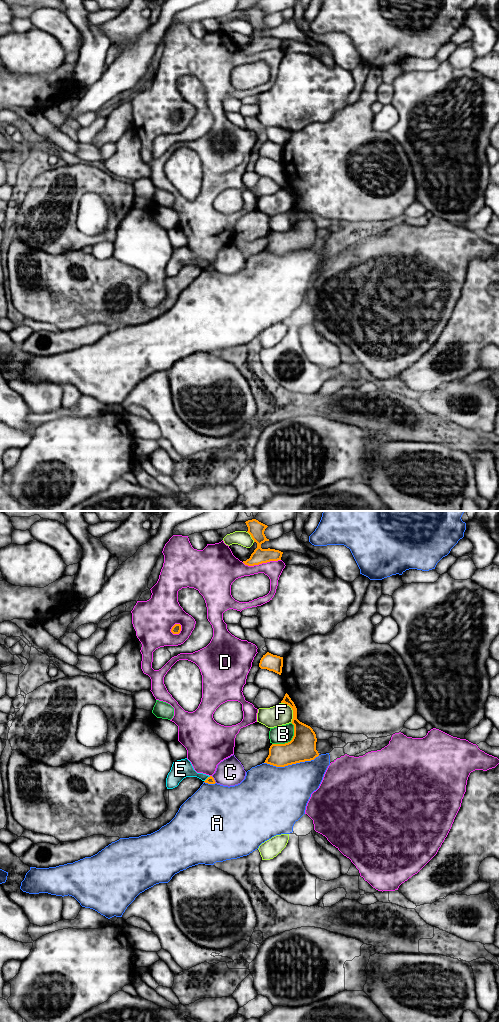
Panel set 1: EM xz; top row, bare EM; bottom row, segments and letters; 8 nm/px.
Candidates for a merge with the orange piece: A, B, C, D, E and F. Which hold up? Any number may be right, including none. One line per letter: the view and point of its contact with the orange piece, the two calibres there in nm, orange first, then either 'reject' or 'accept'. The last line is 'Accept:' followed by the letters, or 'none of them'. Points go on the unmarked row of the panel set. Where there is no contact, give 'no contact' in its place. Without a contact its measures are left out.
A: meets orange in xz at (291, 252); 220 nm thick on the orange side, 440 nm on the other; reject
B: meets orange in xz at (291, 228); 220 nm thick on the orange side, 150 nm on the other; reject
C: meets orange in xz at (213, 267); 60 nm thick on the orange side, 220 nm on the other; reject
D: meets orange in xz at (261, 51); 120 nm thick on the orange side, 190 nm on the other; reject
E: meets orange in xz at (207, 266); 60 nm thick on the orange side, 150 nm on the other; reject
F: meets orange in xz at (292, 197); 180 nm thick on the orange side, 180 nm on the other; reject
Accept: none of them

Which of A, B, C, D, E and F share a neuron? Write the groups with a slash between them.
A / B / C / D / E / F

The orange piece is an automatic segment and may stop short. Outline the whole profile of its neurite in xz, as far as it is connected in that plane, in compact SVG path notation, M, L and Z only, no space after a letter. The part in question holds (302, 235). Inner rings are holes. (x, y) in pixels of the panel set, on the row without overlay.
M286 181L281 191L289 193L293 198L292 212L294 213L294 224L285 232L272 232L269 243L264 251L285 255L288 253L311 249L319 244L316 238L316 222L313 217L297 207L297 196L289 183Z

